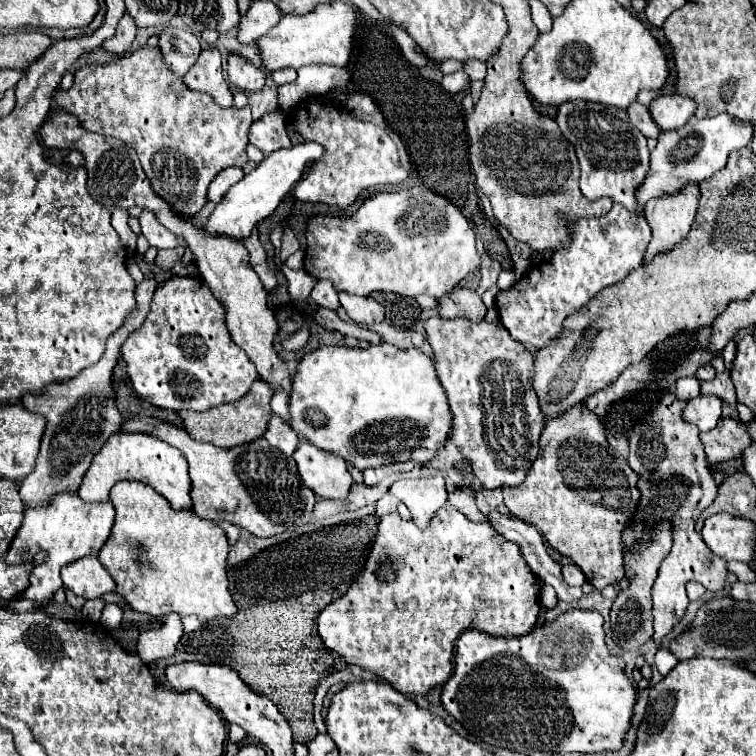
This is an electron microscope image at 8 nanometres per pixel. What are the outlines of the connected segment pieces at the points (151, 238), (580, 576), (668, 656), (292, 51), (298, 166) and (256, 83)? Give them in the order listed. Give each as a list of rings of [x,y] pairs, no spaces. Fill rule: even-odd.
[[[146,209],[140,215],[140,227],[142,227],[142,235],[156,249],[170,249],[170,247],[182,245],[182,239],[178,239],[178,235],[170,233],[162,223],[158,223],[154,213],[146,213]]]
[[[564,565],[562,567],[562,573],[564,573],[564,581],[568,585],[582,585],[586,581],[582,569],[578,569],[576,565]]]
[[[658,649],[658,653],[656,653],[656,669],[662,675],[666,675],[676,663],[678,663],[678,659],[668,649]]]
[[[332,1],[326,5],[320,5],[314,13],[310,15],[282,15],[280,21],[262,37],[258,37],[256,49],[262,61],[262,67],[266,71],[278,71],[278,69],[300,69],[304,65],[336,65],[336,67],[346,67],[350,53],[352,53],[352,37],[358,27],[358,9],[350,7],[342,1]]]
[[[306,141],[306,143],[294,145],[290,149],[280,149],[278,153],[266,155],[266,159],[252,173],[248,173],[242,181],[238,181],[236,185],[232,185],[228,189],[228,193],[222,197],[222,201],[216,205],[216,209],[204,223],[204,231],[208,235],[230,237],[236,241],[248,239],[254,225],[258,221],[262,221],[264,217],[268,217],[280,205],[280,201],[292,189],[292,185],[296,181],[300,181],[304,167],[308,167],[308,163],[318,161],[318,157],[322,157],[322,153],[324,153],[324,149],[318,143]]]
[[[238,55],[228,57],[228,79],[240,91],[260,91],[266,85],[264,73]]]

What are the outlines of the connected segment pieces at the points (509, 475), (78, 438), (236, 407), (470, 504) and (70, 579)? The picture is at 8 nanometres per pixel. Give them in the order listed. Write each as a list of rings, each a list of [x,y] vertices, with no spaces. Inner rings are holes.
[[[430,317],[424,323],[426,341],[432,347],[436,359],[438,377],[446,389],[450,409],[454,413],[452,423],[452,443],[462,451],[462,455],[470,461],[474,475],[482,483],[484,489],[494,489],[502,485],[516,485],[526,477],[526,469],[534,461],[538,453],[538,439],[544,427],[538,395],[534,393],[530,377],[534,375],[534,355],[514,341],[510,333],[500,323],[488,321],[470,321],[468,317],[442,319]]]
[[[144,279],[142,283],[136,285],[136,291],[134,291],[136,309],[126,317],[126,323],[108,337],[106,351],[98,363],[82,369],[74,379],[62,385],[52,385],[50,393],[42,393],[40,397],[26,395],[22,399],[22,405],[26,409],[44,415],[48,421],[42,437],[42,447],[36,459],[36,467],[20,485],[20,497],[26,505],[42,505],[44,501],[50,501],[50,497],[54,497],[56,493],[78,489],[84,473],[92,463],[92,457],[102,449],[102,445],[108,441],[110,435],[122,431],[124,417],[116,407],[112,373],[120,359],[120,345],[134,329],[142,325],[142,319],[146,319],[150,301],[154,297],[154,289],[156,289],[154,279]]]
[[[254,381],[250,393],[246,393],[246,397],[242,397],[242,401],[234,401],[230,405],[220,405],[218,409],[210,409],[206,413],[194,413],[194,411],[180,411],[178,415],[184,419],[184,427],[186,431],[196,439],[196,441],[204,441],[204,443],[212,443],[216,447],[222,449],[232,449],[244,443],[250,443],[258,437],[264,435],[268,421],[272,419],[272,409],[270,409],[270,399],[272,393],[270,389],[266,389],[266,385],[262,385],[262,381]]]
[[[462,487],[456,493],[448,493],[448,503],[454,505],[458,511],[462,511],[470,521],[486,521],[484,515],[478,511],[474,497],[466,493]]]
[[[94,555],[66,565],[62,569],[62,581],[72,593],[84,599],[96,599],[108,591],[114,591],[114,581],[110,573],[106,573],[102,563]]]

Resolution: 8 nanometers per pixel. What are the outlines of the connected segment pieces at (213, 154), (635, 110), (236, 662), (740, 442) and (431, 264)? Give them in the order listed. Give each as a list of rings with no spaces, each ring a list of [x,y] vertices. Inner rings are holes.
[[[142,47],[126,53],[116,61],[104,65],[88,65],[74,73],[74,85],[68,91],[58,91],[52,97],[50,113],[66,111],[78,119],[78,123],[92,133],[116,137],[138,151],[142,169],[150,179],[152,191],[162,197],[176,215],[194,217],[206,205],[206,191],[214,175],[218,171],[236,165],[242,167],[248,161],[248,129],[252,125],[250,107],[220,107],[212,95],[192,91],[184,85],[184,81],[170,71],[164,63],[158,47]]]
[[[636,99],[636,101],[630,103],[630,107],[626,109],[626,113],[628,113],[628,117],[630,117],[630,121],[632,121],[632,125],[634,125],[636,129],[640,129],[646,137],[654,137],[654,139],[658,139],[660,129],[654,125],[648,107],[644,107],[644,105]]]
[[[262,601],[262,605],[236,605],[238,611],[230,619],[212,619],[206,621],[200,629],[186,633],[182,641],[178,643],[178,649],[174,657],[160,661],[160,667],[156,669],[156,677],[162,677],[160,673],[166,669],[166,665],[172,663],[182,663],[182,661],[202,661],[202,663],[218,663],[218,665],[228,665],[238,671],[238,675],[250,685],[252,691],[256,693],[266,693],[270,697],[280,713],[286,717],[290,723],[290,729],[294,733],[294,743],[308,743],[316,737],[318,729],[312,721],[312,699],[314,699],[314,689],[318,687],[320,679],[330,675],[332,671],[346,669],[346,661],[342,659],[332,659],[332,651],[318,641],[318,633],[314,629],[318,613],[292,613],[288,609],[282,609],[282,605],[270,605]]]
[[[720,419],[712,431],[700,433],[700,441],[704,445],[710,467],[742,457],[742,451],[752,443],[746,425],[734,419]]]
[[[414,185],[410,189],[392,193],[378,193],[366,199],[352,217],[312,217],[308,221],[306,239],[306,271],[316,279],[330,281],[336,291],[346,291],[350,295],[392,291],[406,297],[416,297],[420,293],[442,297],[442,293],[454,289],[468,273],[476,271],[480,265],[474,229],[460,207],[424,185]]]

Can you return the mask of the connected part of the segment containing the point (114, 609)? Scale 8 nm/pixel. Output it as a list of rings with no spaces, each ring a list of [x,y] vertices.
[[[106,604],[100,618],[100,623],[108,630],[117,628],[122,620],[123,611],[120,606],[116,604]]]

